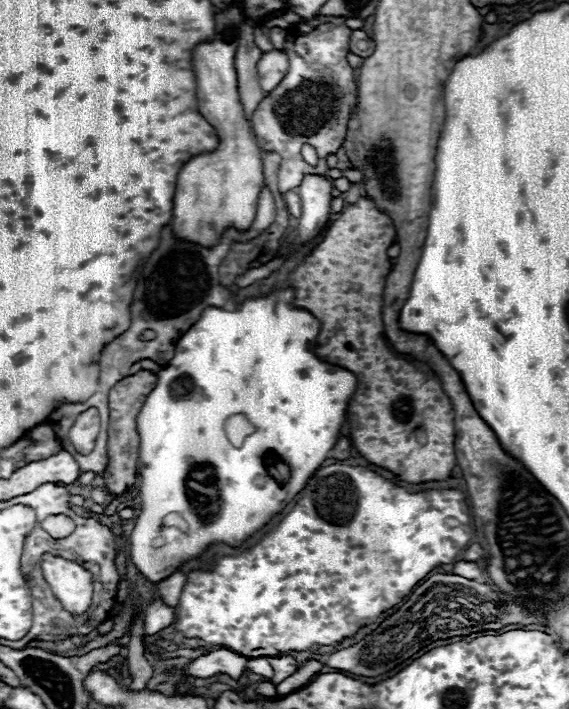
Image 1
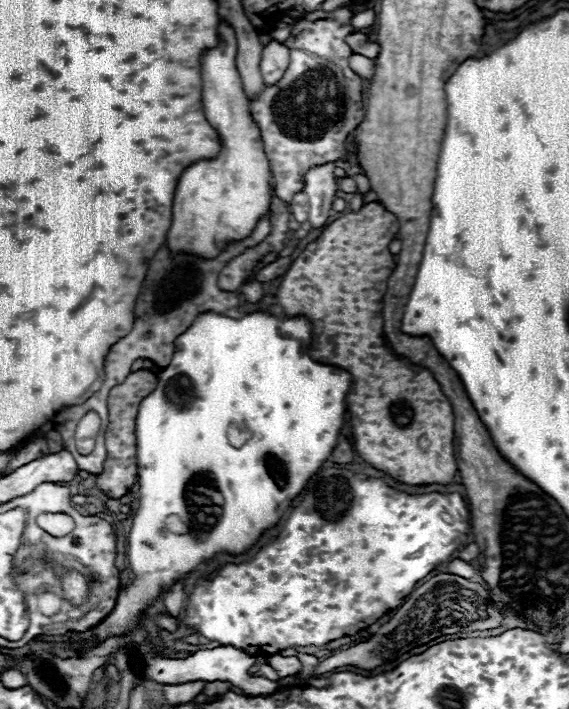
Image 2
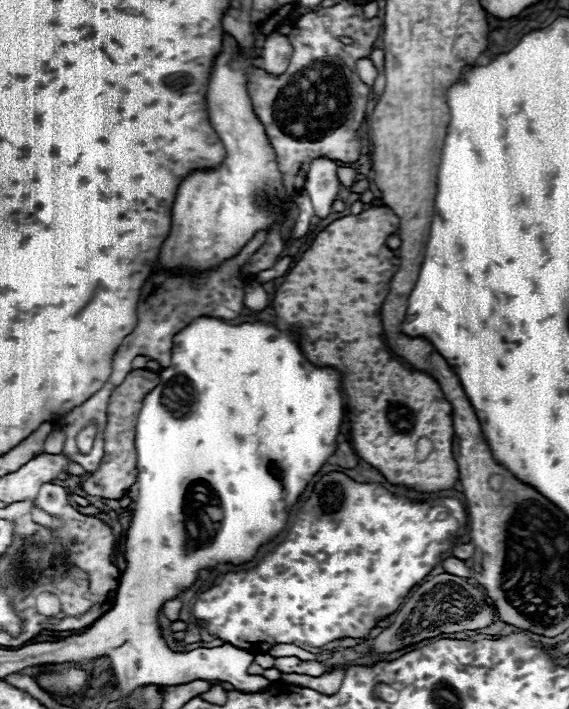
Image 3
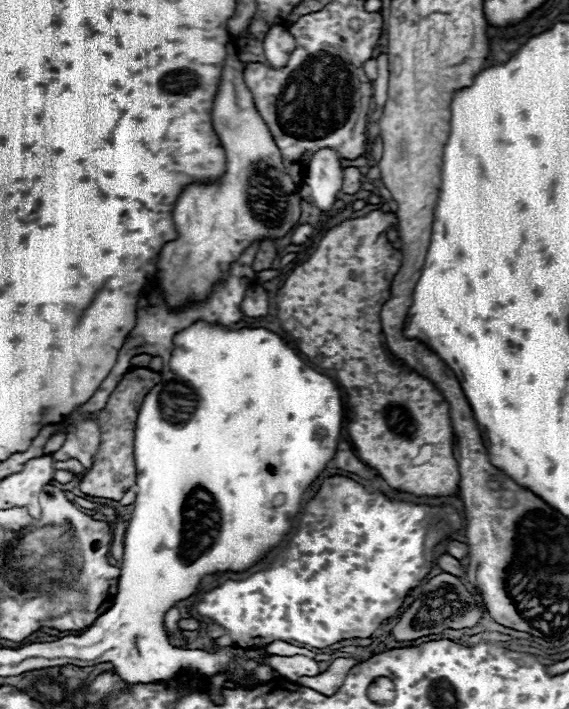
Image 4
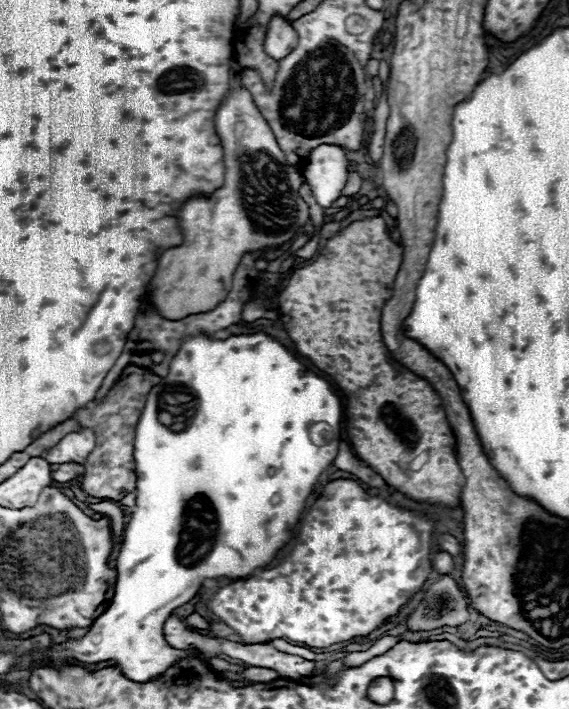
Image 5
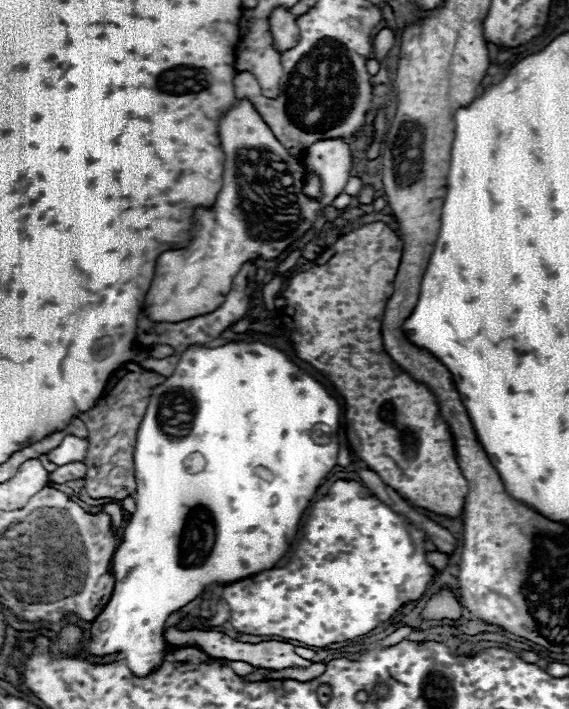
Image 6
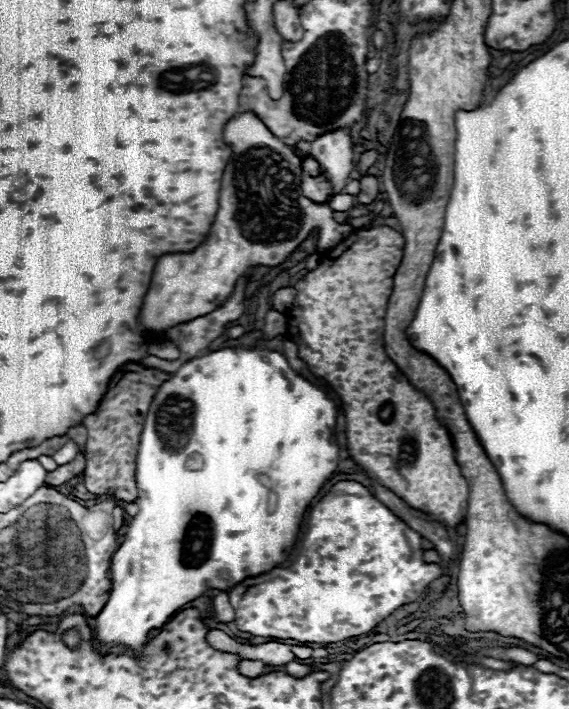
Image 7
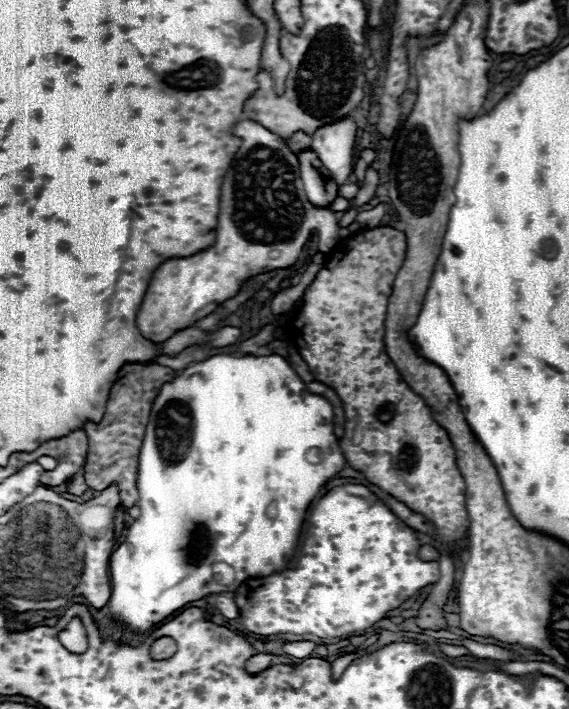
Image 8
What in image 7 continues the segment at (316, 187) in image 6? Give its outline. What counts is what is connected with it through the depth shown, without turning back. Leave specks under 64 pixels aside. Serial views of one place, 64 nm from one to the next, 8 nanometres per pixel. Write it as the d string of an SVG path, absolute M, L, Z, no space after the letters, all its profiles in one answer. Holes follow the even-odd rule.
M312 158L302 160L302 192L314 202L330 200L330 184L320 172L320 166Z

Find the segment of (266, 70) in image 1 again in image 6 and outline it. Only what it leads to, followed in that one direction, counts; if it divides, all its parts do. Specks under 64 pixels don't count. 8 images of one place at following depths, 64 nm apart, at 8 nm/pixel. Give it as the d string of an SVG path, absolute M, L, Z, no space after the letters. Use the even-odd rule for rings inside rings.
M276 8L272 12L270 26L272 26L272 46L276 46L276 50L280 50L280 54L284 50L290 50L292 46L296 46L296 42L300 40L300 30L296 26L296 18L284 8Z

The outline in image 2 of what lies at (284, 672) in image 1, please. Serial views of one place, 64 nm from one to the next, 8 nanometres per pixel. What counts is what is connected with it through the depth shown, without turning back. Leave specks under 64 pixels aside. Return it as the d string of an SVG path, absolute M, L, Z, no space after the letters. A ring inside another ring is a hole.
M272 656L270 658L270 666L278 672L278 678L286 678L292 674L298 674L300 670L300 662L296 656Z

